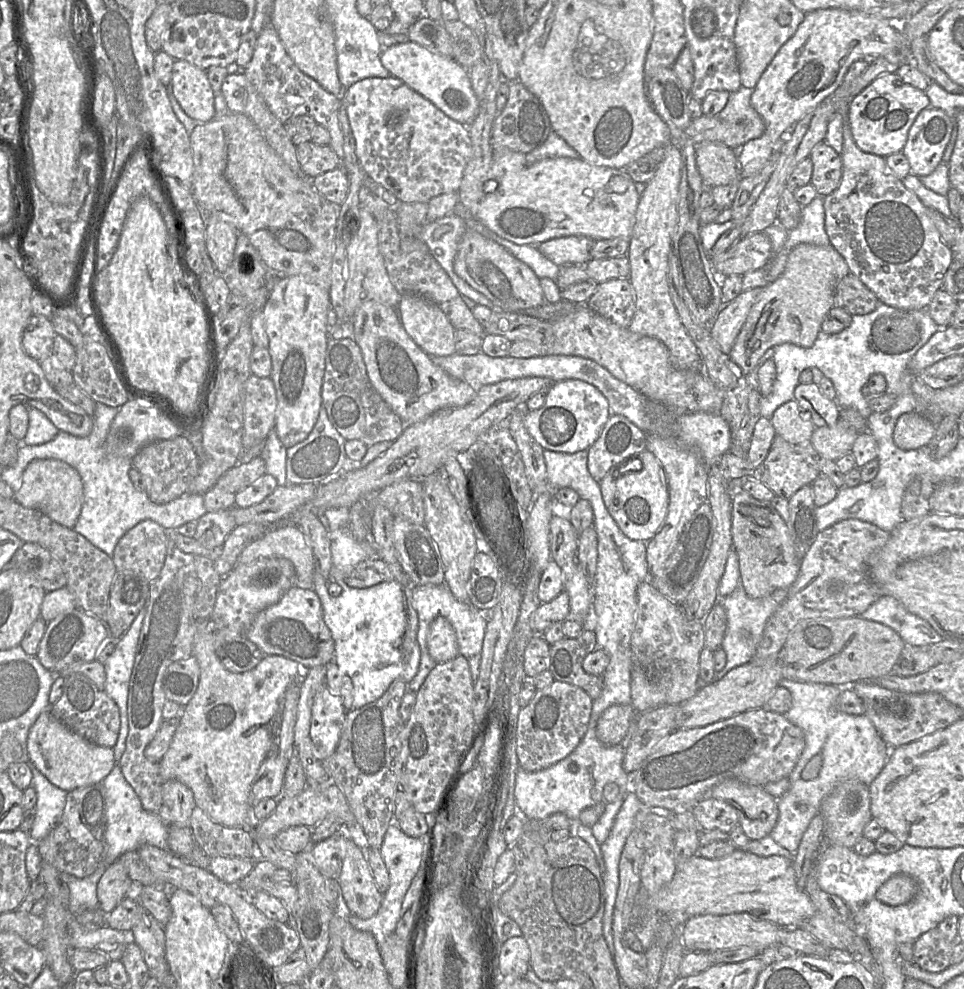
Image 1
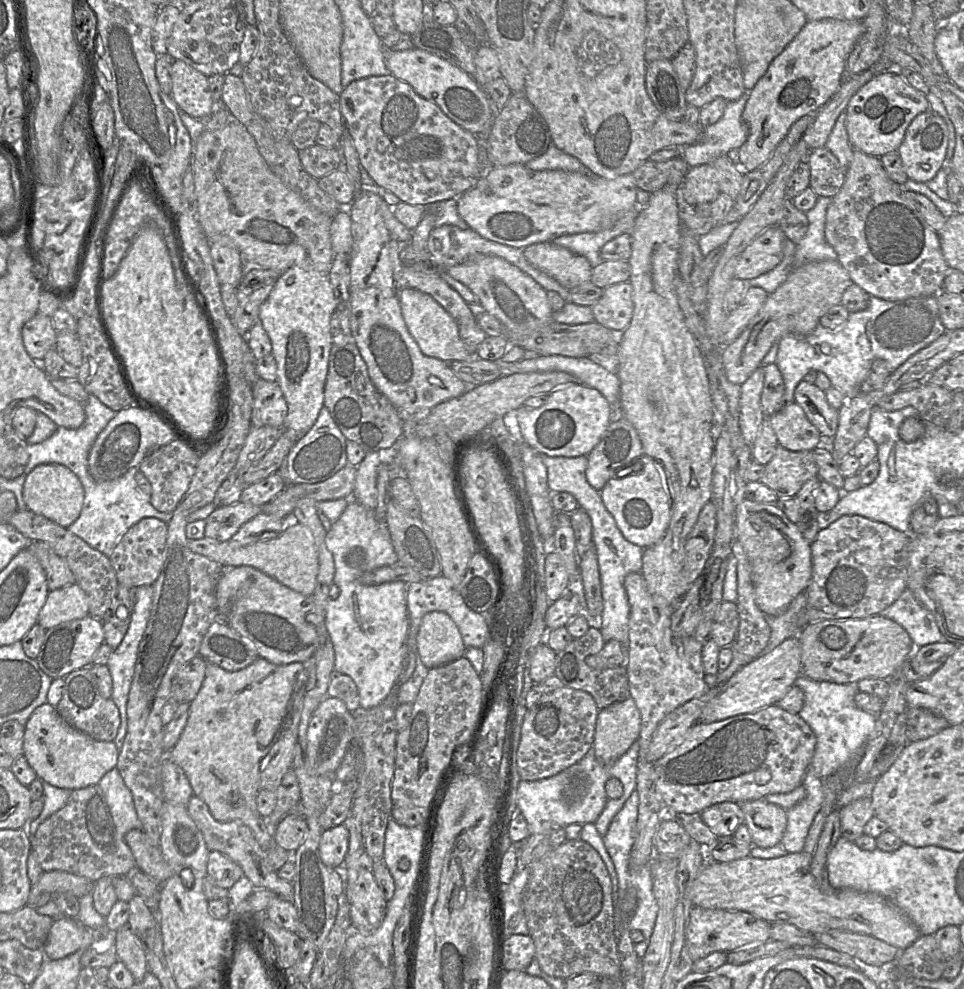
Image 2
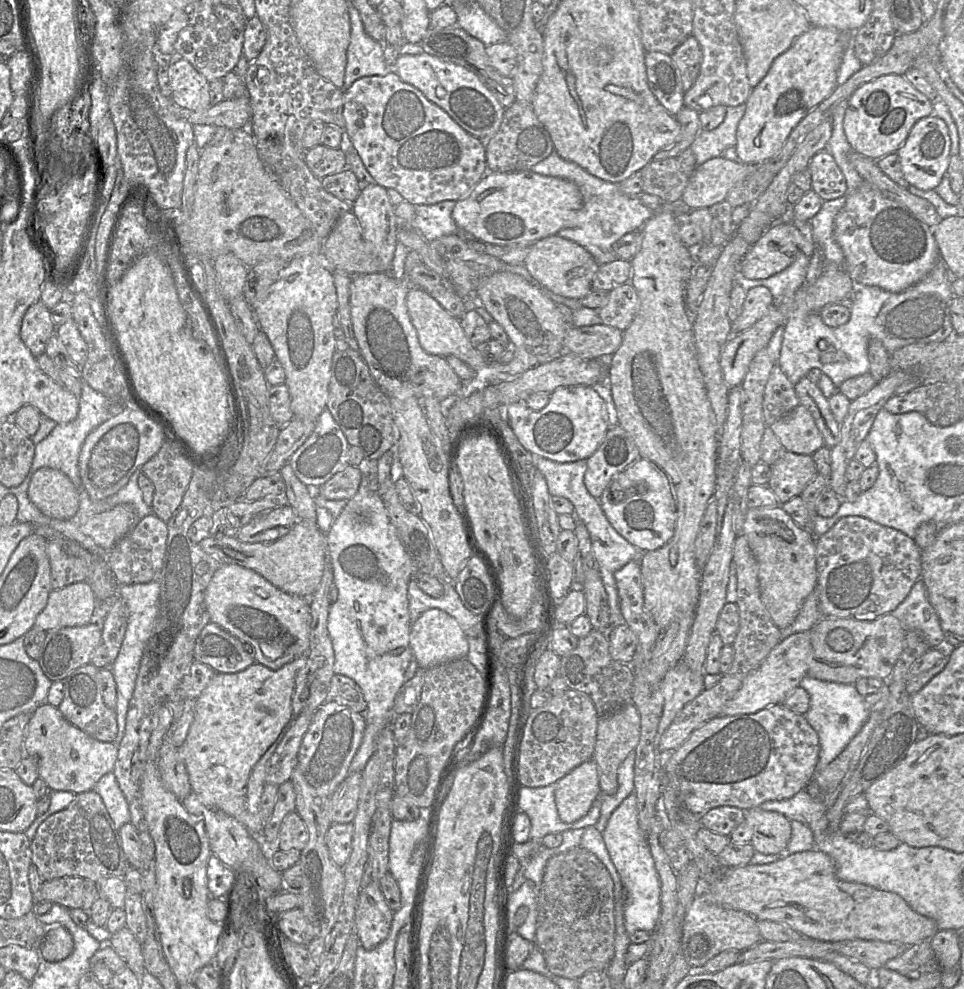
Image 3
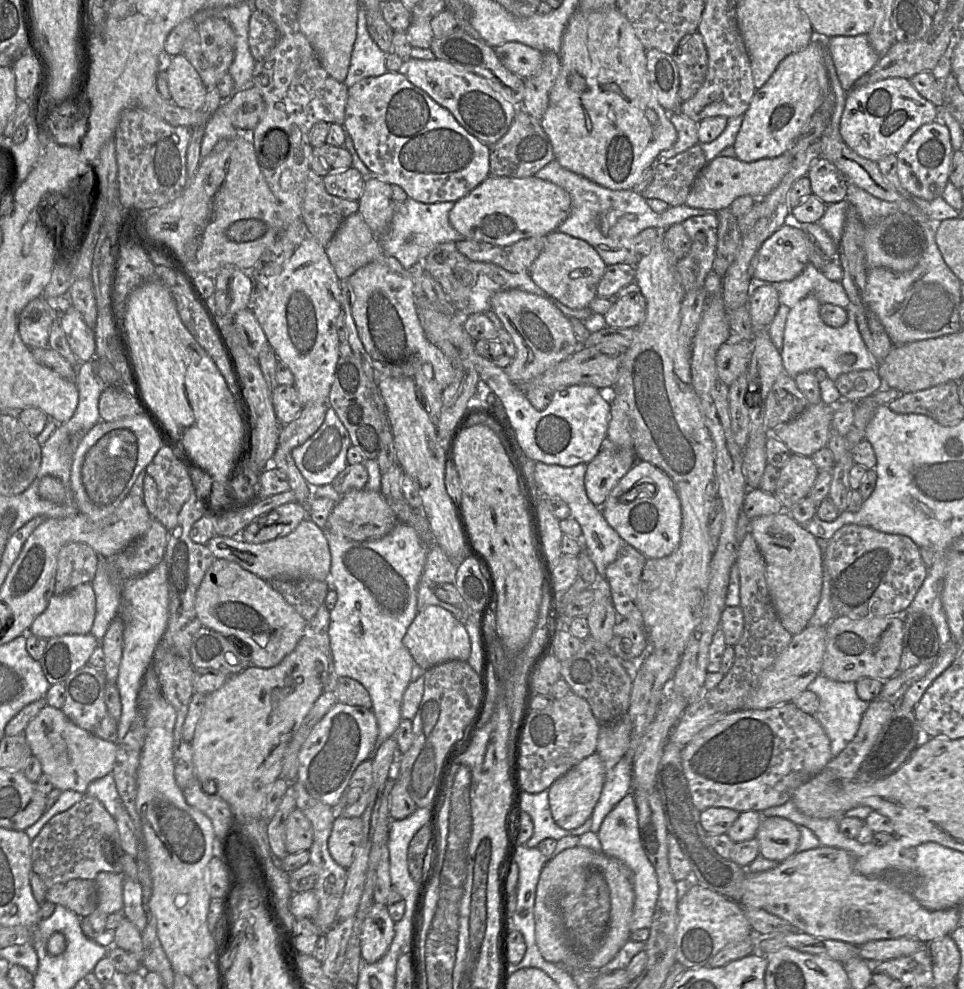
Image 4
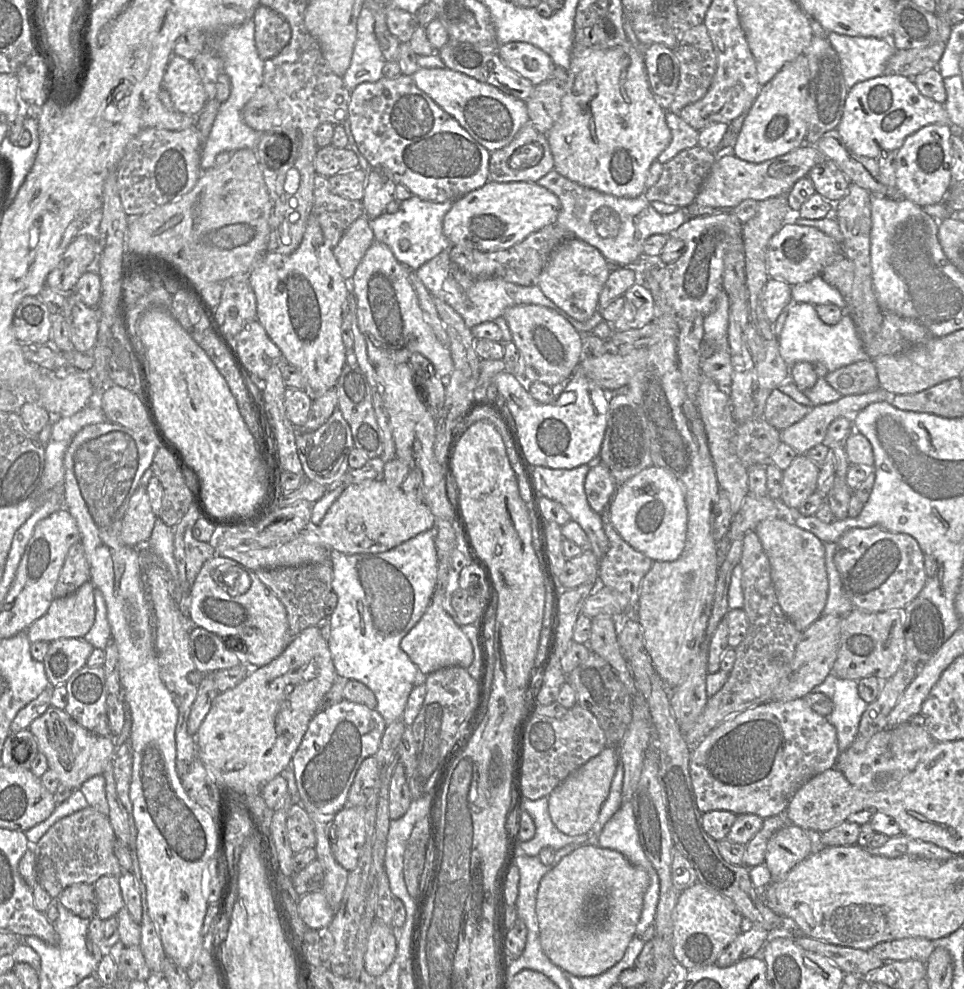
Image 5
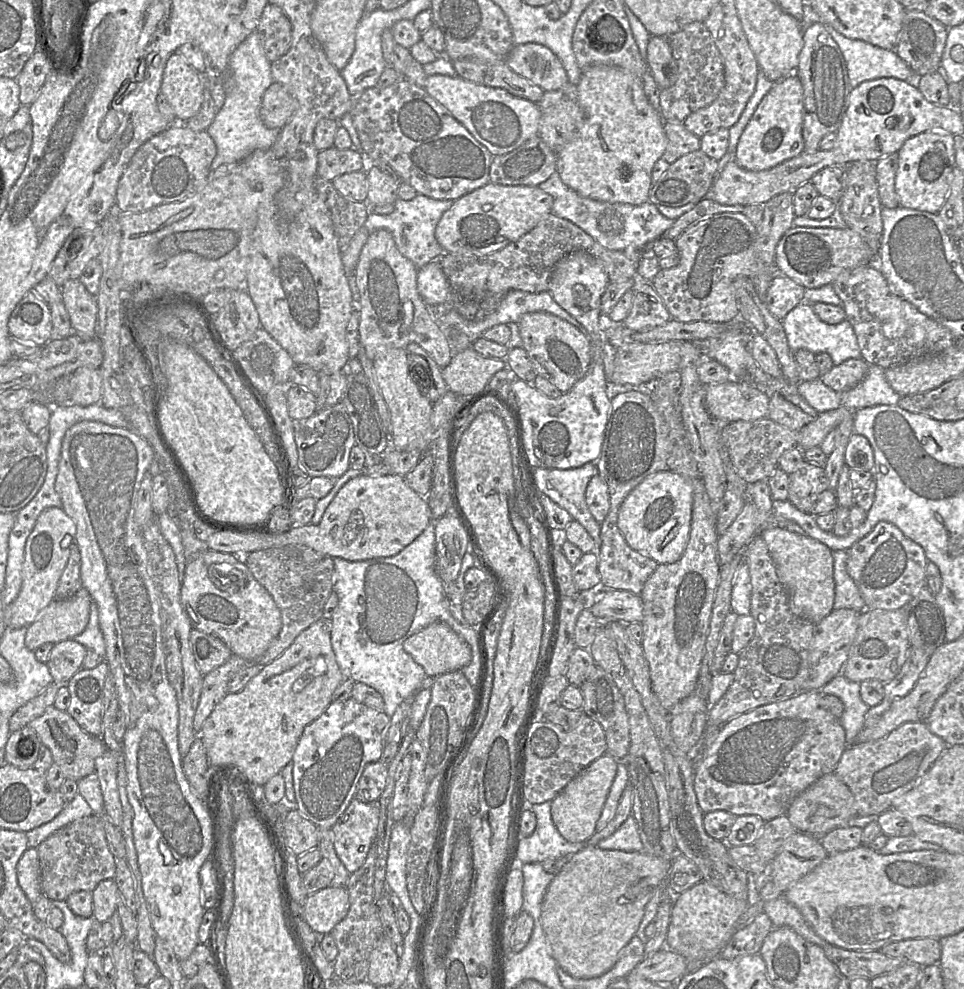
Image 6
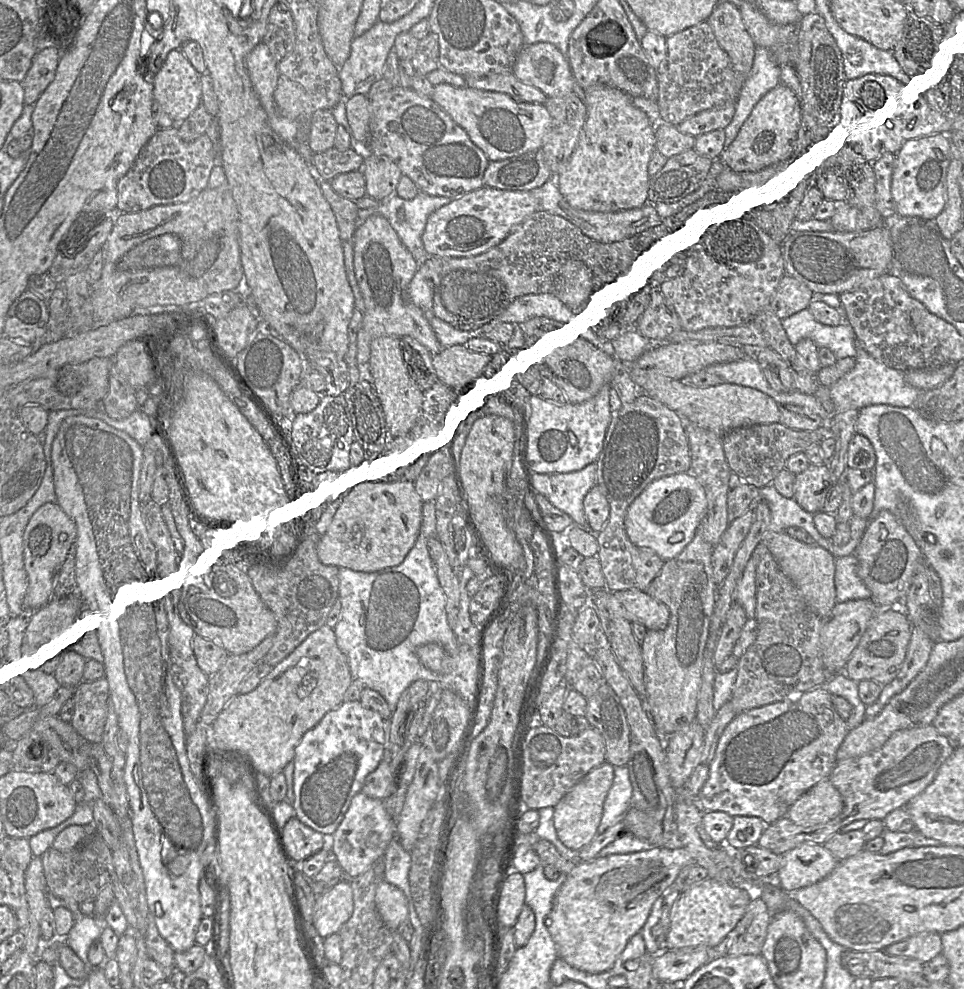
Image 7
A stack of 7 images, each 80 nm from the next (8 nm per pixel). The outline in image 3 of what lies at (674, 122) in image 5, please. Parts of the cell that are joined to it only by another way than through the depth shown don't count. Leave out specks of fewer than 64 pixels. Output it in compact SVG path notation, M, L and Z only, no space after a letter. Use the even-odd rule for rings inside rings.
M683 106L682 109L674 116L681 126L679 137L671 146L658 151L653 156L653 160L663 160L675 157L682 151L689 148L701 129L699 115L700 113L696 110Z

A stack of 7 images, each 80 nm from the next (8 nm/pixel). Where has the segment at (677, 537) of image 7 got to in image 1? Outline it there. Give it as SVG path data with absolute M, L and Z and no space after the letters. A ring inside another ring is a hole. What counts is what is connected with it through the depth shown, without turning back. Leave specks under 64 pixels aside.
M644 449L637 457L629 462L631 464L629 468L626 468L628 464L615 469L613 474L606 474L599 483L604 504L620 530L632 540L648 542L659 530L666 517L668 486L662 465L651 451Z

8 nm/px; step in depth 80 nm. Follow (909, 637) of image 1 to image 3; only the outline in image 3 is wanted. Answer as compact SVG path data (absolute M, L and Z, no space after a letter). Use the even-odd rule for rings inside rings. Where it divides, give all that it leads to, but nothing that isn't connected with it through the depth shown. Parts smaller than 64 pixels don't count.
M921 578L914 584L905 600L890 614L902 623L906 631L921 632L931 648L943 648L945 645L939 616L928 599Z

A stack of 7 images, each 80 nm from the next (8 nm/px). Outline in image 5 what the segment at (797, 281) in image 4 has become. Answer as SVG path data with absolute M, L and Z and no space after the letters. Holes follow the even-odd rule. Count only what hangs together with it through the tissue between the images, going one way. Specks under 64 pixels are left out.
M817 275L807 282L791 285L791 296L793 303L834 304L843 309L845 313L844 298L836 288L822 278L822 275Z

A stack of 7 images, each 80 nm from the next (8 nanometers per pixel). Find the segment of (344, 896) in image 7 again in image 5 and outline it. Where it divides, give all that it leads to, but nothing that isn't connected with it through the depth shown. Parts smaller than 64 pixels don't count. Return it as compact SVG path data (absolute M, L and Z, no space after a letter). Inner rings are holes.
M323 892L301 896L298 911L306 926L317 931L325 931L335 914Z

